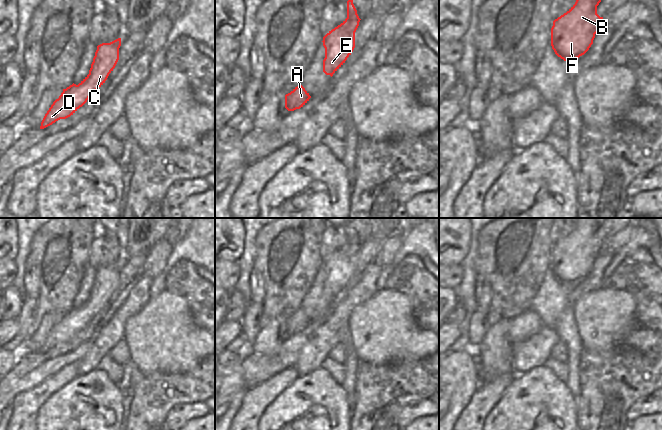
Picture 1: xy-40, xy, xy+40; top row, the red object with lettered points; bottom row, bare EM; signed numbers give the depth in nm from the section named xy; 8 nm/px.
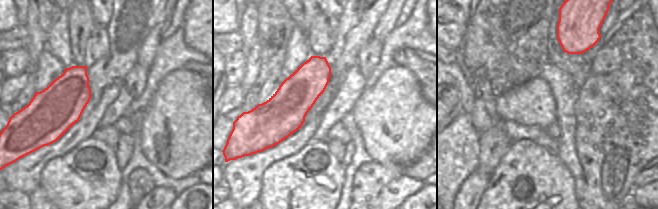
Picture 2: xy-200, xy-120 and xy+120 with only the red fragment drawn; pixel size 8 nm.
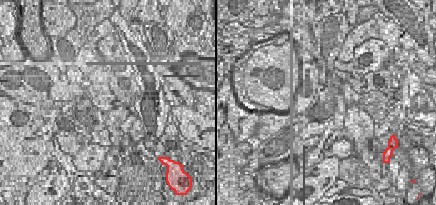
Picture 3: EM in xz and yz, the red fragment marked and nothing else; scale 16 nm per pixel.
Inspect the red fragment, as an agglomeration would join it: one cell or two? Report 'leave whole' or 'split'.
leave whole

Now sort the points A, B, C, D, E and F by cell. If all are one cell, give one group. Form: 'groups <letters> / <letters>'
groups A B C D E F

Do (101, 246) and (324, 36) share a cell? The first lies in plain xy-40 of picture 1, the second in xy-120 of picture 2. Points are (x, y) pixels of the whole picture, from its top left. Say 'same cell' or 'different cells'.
same cell

